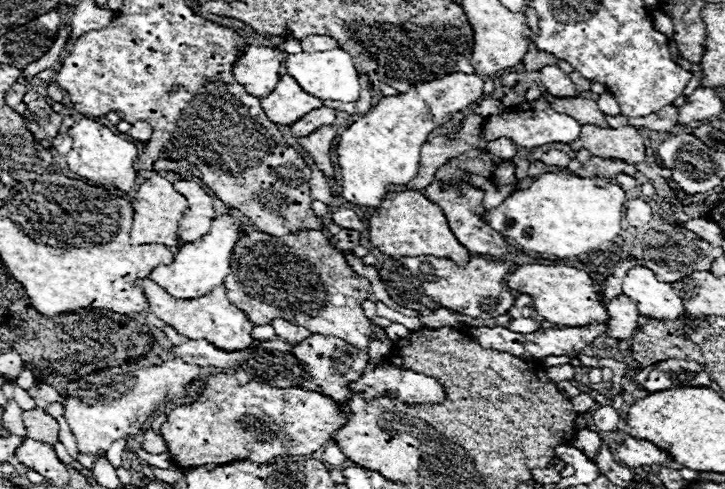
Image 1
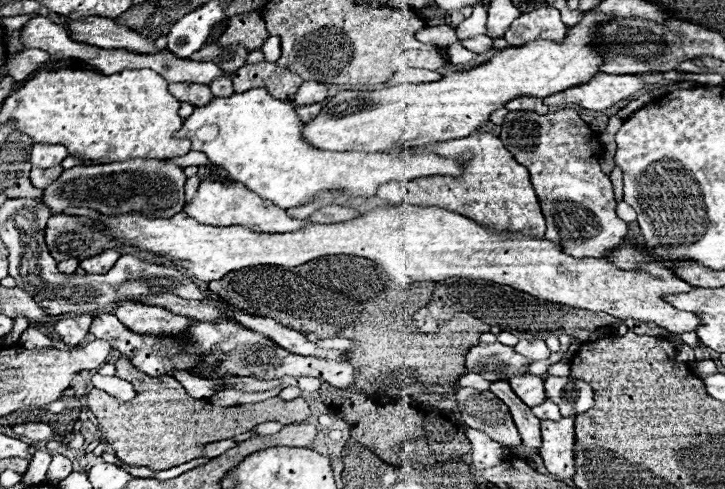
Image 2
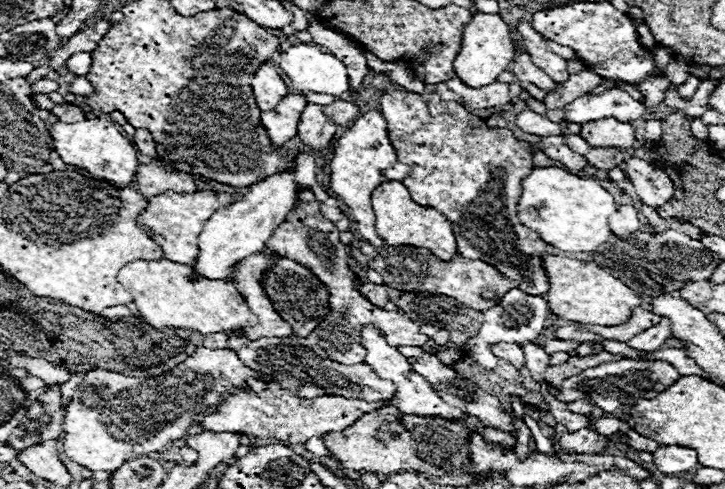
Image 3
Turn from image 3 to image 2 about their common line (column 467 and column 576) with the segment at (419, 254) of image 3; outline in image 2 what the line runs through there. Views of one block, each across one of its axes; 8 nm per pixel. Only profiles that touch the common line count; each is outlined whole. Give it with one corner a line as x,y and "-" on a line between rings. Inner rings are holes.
384,206
384,208
374,208
364,212
364,216
348,222
338,222
338,224
308,224
306,228
298,232
286,232
286,234
264,234
264,232
252,232
246,226
206,226
200,224
198,220
190,218
188,214
180,212
174,214
172,218
148,218
148,216
102,216
100,224
110,238
116,242
128,242
132,246
138,246
140,250
146,250
156,256
164,256
172,260
176,268
190,270
192,276
196,276
202,282
210,280
220,280
232,270
240,268
250,268
258,264
272,264
272,266
286,266
294,268
300,264
306,264
310,260
322,258
322,256
336,256
336,254
352,254
352,256
362,256
368,260
378,262
394,282
400,286
412,284
412,282
440,282
446,278
470,278
470,280
492,280
496,284
512,286
520,292
532,294
542,300
550,302
560,302
568,304
574,308
584,308
592,312
606,312
616,318
632,318
640,322
654,322
660,328
666,328
668,332
682,334
682,332
696,332
698,326
702,324
700,316
694,316
690,312
682,312
672,308
672,304
666,302
666,296
670,294
686,294
694,286
686,284
678,276
674,276
670,270
658,264
650,264
640,270
620,270
612,266
604,258
572,258
562,252
562,248
546,238
534,238
534,236
514,236
512,232
496,232
488,226
478,226
474,220
454,214
444,208
436,206

